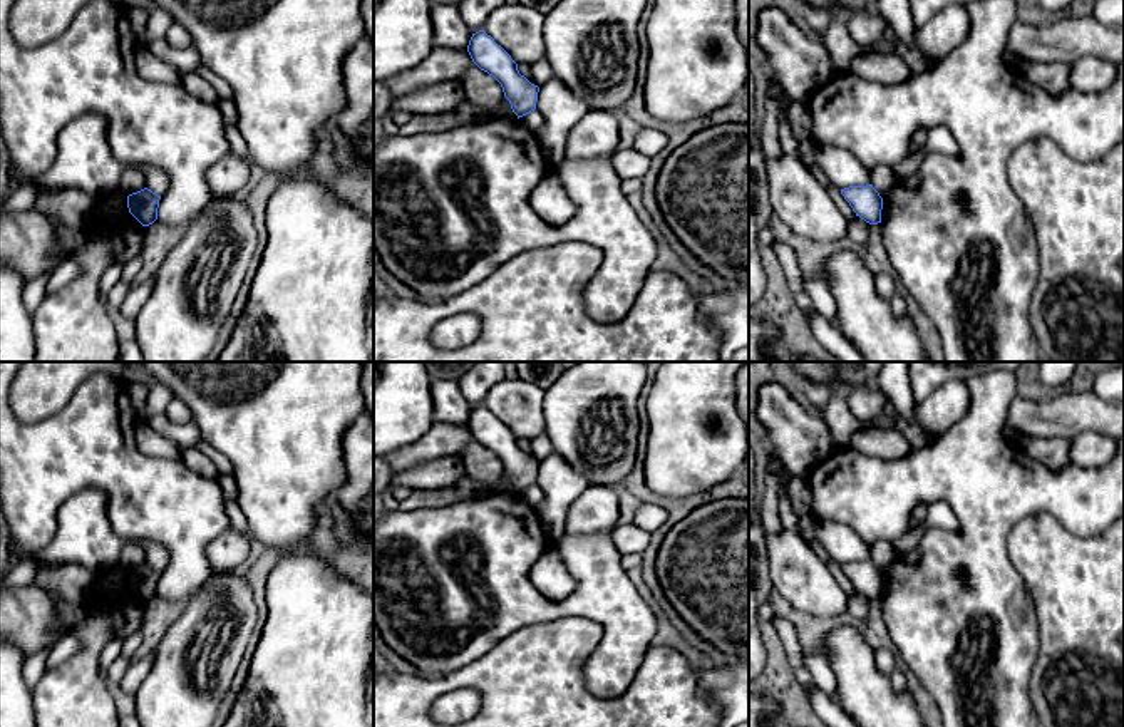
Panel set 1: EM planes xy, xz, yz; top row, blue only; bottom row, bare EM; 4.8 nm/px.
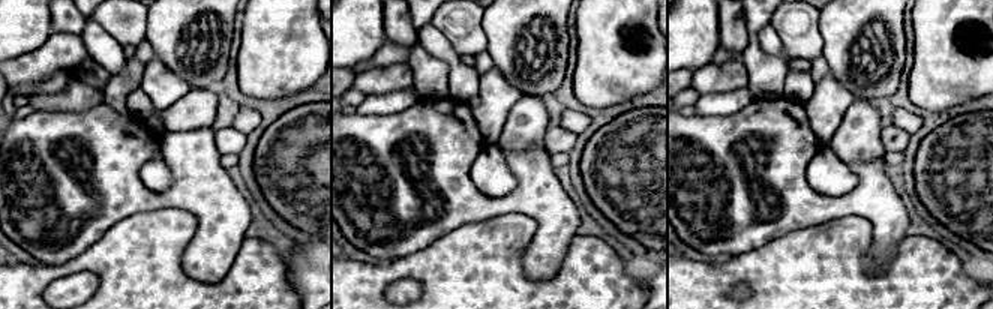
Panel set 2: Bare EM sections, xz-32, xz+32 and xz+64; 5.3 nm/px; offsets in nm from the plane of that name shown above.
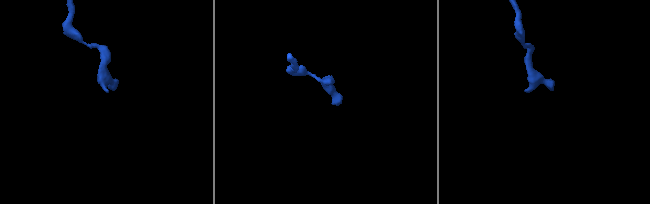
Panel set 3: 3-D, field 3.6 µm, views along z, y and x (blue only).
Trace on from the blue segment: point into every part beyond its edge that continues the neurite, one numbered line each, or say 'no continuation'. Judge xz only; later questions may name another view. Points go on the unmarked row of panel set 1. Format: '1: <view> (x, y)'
no continuation

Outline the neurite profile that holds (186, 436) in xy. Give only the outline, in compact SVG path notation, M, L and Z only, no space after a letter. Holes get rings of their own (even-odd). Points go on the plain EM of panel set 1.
M154 415L147 422L159 436L176 442L181 449L194 449L201 439L201 431L194 422L181 425L166 415Z

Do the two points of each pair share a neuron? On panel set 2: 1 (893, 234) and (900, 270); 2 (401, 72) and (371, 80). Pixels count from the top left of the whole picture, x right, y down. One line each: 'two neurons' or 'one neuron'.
1: two neurons
2: one neuron

